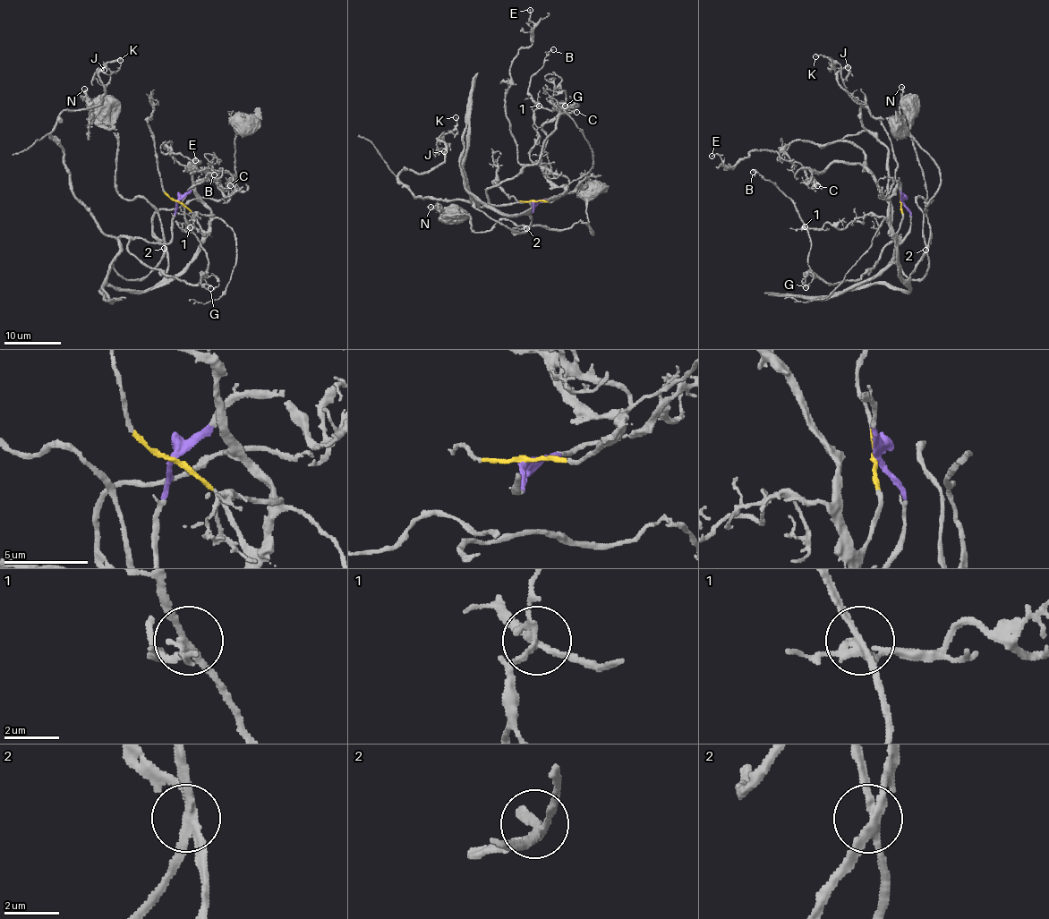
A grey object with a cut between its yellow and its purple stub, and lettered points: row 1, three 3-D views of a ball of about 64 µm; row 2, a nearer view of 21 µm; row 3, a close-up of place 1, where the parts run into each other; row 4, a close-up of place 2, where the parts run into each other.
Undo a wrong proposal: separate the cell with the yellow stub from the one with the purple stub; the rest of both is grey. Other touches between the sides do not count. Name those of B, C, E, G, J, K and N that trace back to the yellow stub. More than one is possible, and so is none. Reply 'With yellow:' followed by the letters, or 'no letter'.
With yellow: C, E

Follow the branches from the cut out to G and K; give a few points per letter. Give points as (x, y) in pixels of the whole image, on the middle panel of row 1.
G: (533, 201), (532, 212), (526, 202), (493, 205), (487, 190), (538, 161), (553, 131), (556, 107), (565, 106)
K: (533, 201), (532, 212), (526, 202), (415, 197), (401, 171), (439, 166), (445, 146), (438, 140), (456, 116)

